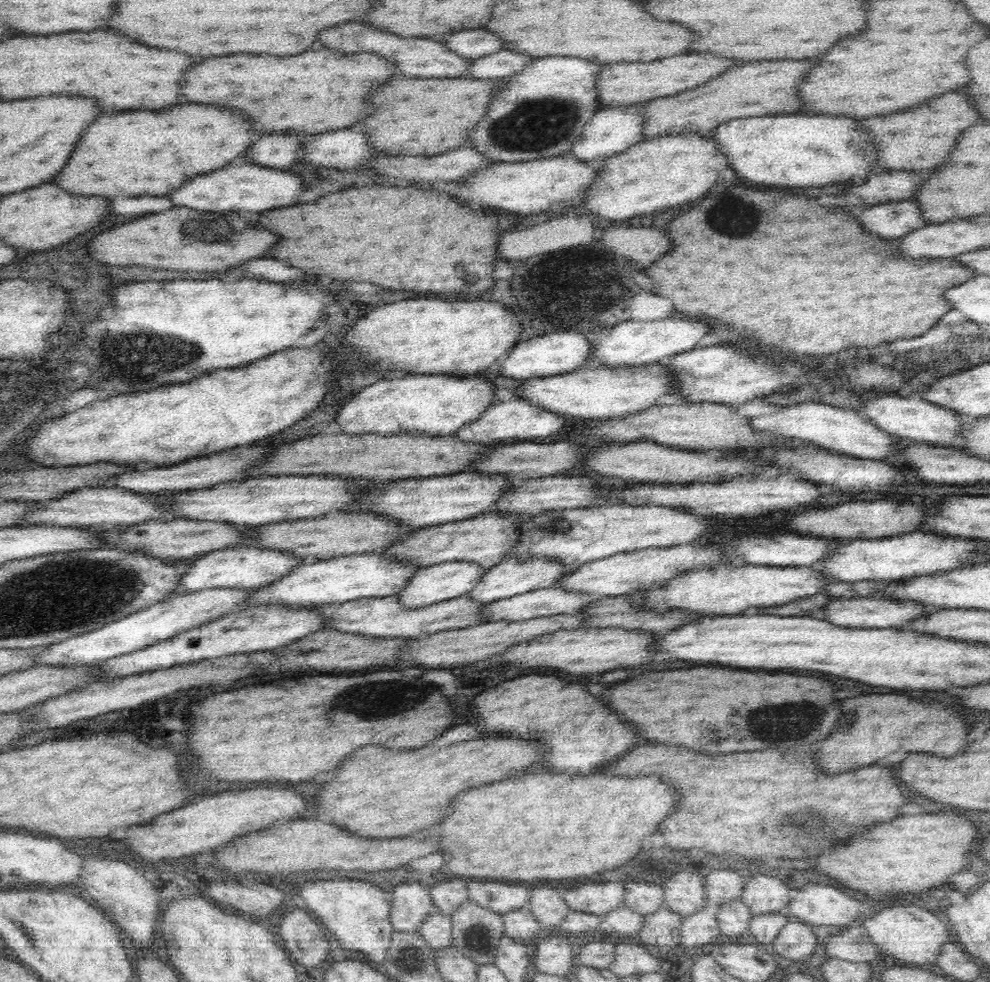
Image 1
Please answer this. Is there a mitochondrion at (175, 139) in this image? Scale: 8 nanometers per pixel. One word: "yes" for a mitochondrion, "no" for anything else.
no

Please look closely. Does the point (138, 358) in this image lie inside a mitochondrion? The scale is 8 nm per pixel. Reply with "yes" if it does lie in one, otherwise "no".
yes

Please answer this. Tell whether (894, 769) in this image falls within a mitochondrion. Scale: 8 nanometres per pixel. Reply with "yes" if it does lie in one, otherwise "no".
no

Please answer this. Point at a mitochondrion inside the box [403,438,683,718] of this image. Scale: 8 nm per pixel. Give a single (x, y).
(560, 524)

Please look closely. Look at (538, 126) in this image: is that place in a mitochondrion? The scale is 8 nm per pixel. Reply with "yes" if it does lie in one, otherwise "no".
yes

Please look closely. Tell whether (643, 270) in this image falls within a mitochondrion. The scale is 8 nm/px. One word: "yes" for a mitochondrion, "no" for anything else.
no

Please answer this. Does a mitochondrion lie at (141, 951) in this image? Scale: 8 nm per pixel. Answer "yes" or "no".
no

